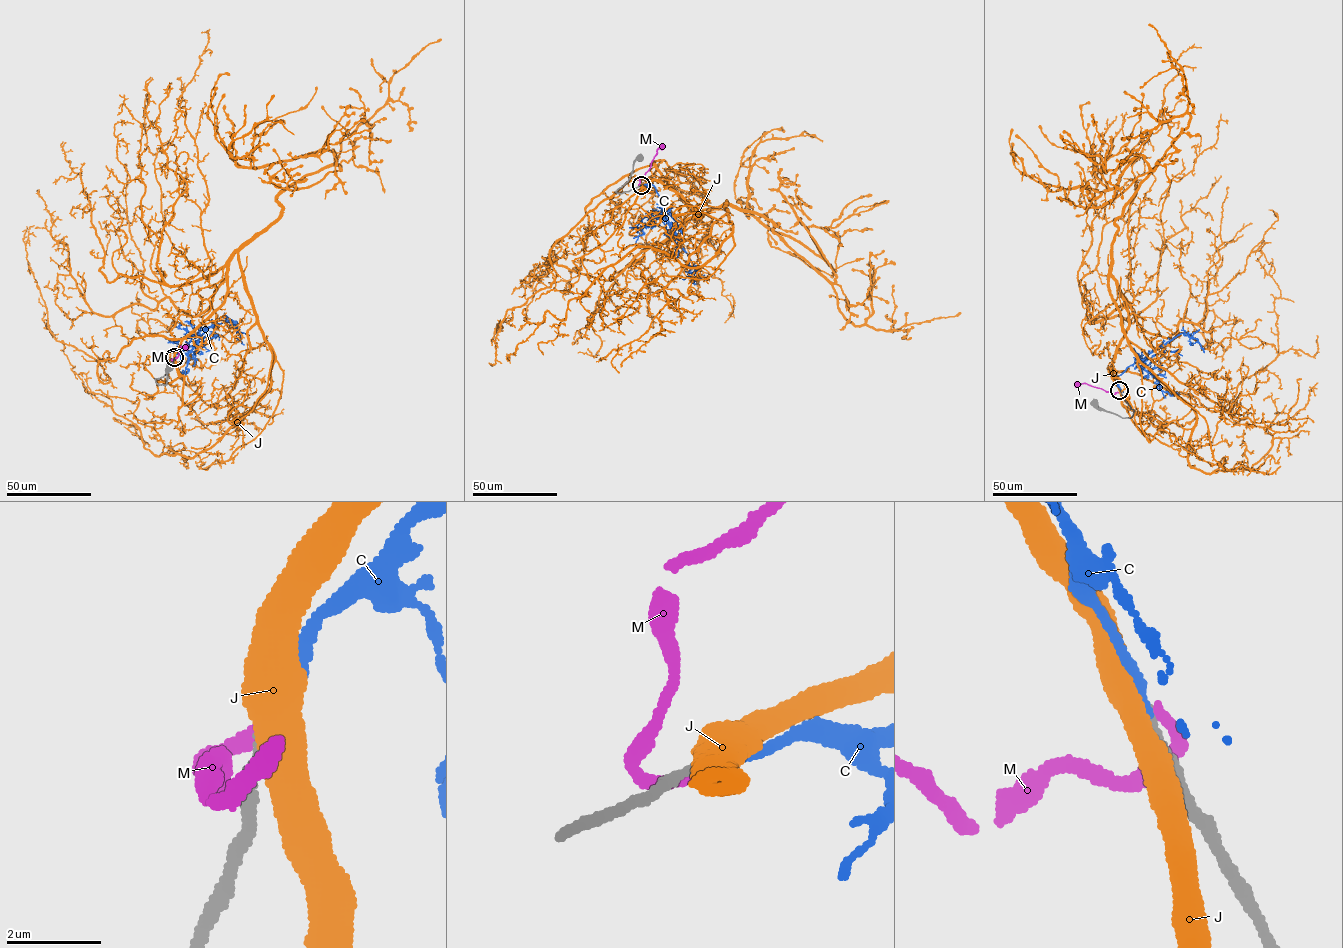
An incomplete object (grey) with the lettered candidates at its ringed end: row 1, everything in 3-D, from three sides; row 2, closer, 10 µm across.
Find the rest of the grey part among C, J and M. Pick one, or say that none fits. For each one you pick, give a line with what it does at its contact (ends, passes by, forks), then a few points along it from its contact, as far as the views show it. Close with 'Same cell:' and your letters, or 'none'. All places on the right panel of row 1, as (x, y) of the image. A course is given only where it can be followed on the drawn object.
C: it ends; course (1120, 390), (1115, 379), (1118, 376), (1180, 334), (1196, 338), (1204, 352)
Same cell: C

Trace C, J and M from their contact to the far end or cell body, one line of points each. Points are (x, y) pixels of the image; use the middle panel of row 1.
C: (641, 185), (651, 184), (655, 187), (665, 216), (695, 266), (696, 284)
J: (640, 185), (701, 212), (725, 201), (731, 235), (694, 267), (632, 249), (566, 319), (546, 312), (510, 363)
M: (641, 185), (639, 179), (648, 170), (661, 146)

